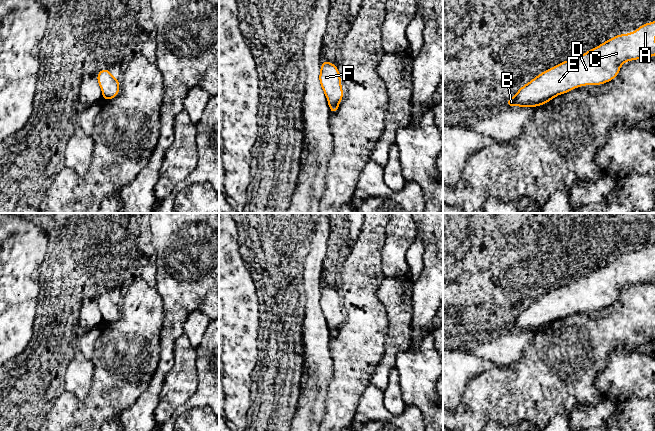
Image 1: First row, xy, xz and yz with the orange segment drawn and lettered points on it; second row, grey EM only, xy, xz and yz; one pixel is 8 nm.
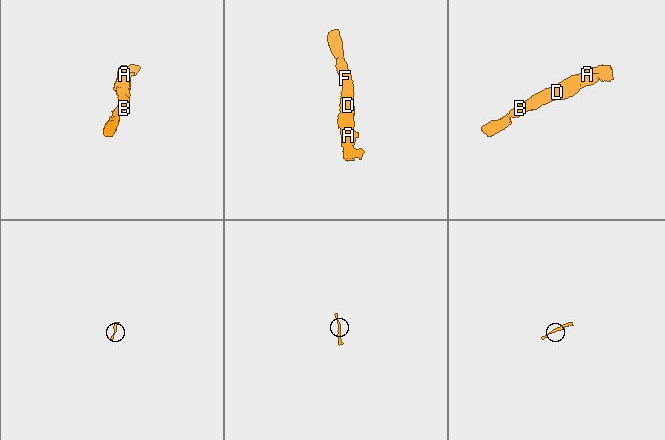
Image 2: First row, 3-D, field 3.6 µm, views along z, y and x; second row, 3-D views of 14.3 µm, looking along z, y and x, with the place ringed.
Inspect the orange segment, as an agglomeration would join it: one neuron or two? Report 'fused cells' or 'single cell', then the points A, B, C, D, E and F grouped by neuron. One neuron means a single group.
single cell; groups A B C D E F

